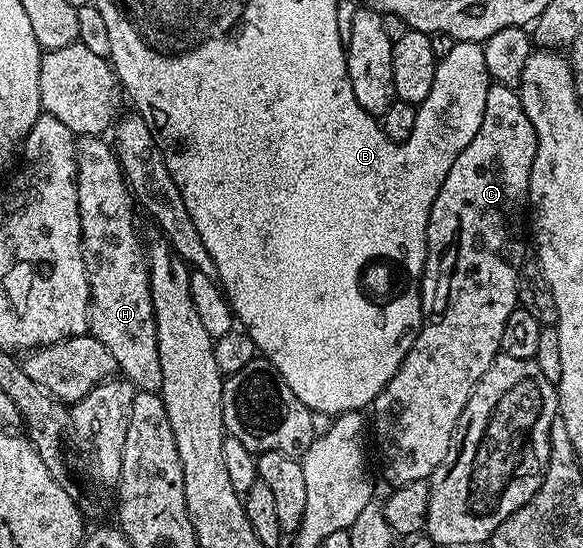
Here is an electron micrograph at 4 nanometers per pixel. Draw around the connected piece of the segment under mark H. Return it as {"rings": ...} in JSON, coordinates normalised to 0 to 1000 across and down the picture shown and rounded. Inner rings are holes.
{"rings":[[[142,248],[132,257],[132,367],[139,414],[139,464],[153,509],[153,604],[197,653],[206,684],[245,715],[274,717],[280,704],[280,668],[273,668],[269,591],[262,586],[262,553],[256,520],[256,478],[245,438],[235,432],[228,403],[232,367],[214,321],[194,279],[189,257],[173,248]]]}

